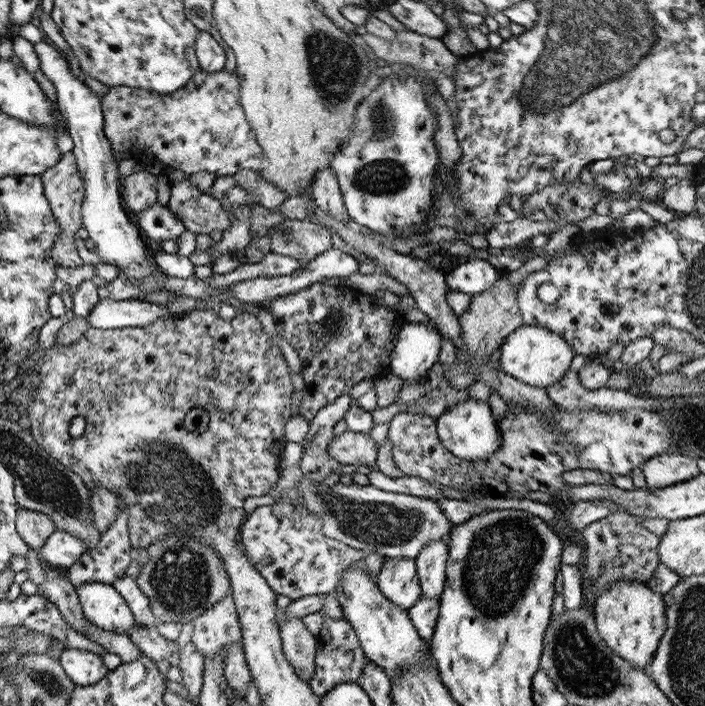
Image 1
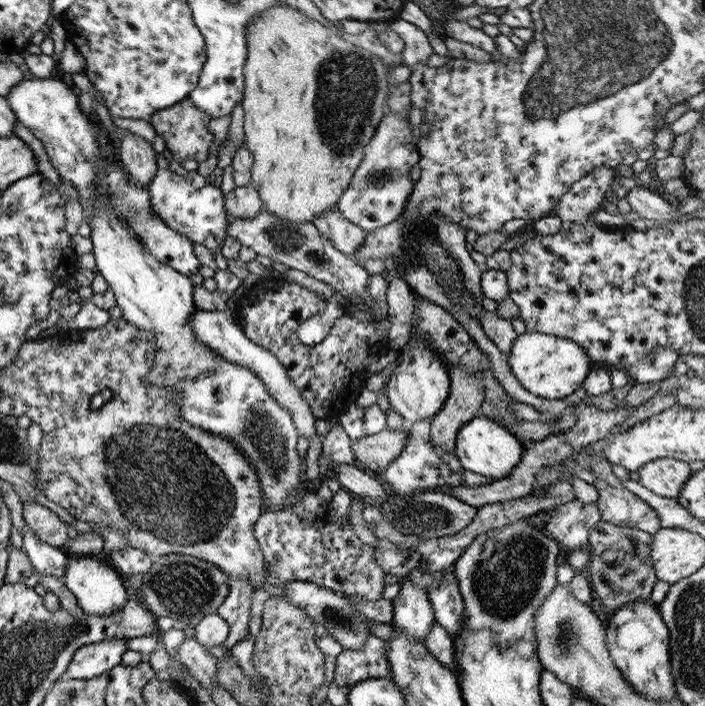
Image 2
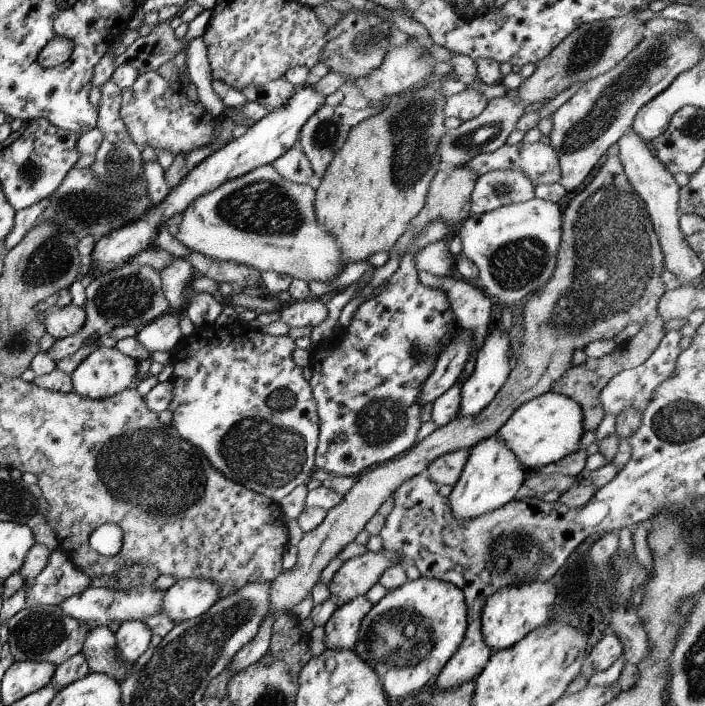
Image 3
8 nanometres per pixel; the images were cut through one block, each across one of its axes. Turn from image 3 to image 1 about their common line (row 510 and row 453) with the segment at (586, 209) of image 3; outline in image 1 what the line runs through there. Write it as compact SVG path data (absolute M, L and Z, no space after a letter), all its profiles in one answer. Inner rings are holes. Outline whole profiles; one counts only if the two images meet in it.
M345 430L332 437L326 446L326 452L338 466L342 464L370 466L375 464L377 446L369 438L369 434Z

